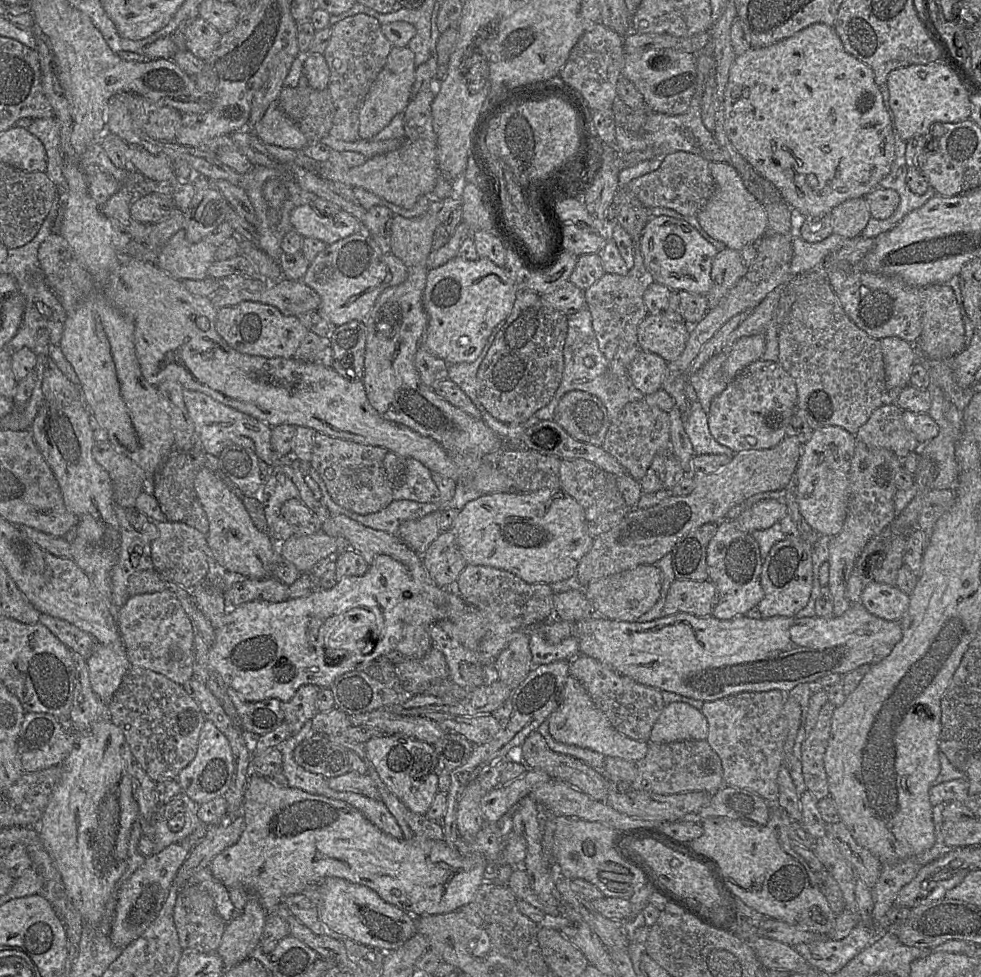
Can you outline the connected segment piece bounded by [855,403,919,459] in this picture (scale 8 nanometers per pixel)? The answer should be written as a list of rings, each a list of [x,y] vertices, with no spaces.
[[[882,404],[855,434],[857,441],[869,447],[885,448],[903,459],[919,442],[903,421],[903,410],[896,404]]]

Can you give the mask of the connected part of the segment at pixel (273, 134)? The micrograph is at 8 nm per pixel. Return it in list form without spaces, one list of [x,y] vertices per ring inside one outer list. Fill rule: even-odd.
[[[278,101],[266,110],[255,134],[265,145],[271,144],[296,151],[307,147],[307,140],[298,125],[279,107]]]

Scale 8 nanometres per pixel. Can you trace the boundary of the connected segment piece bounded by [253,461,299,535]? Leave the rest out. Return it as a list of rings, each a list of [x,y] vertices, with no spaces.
[[[291,462],[272,467],[260,488],[253,495],[264,506],[267,531],[270,535],[272,523],[280,515],[282,504],[299,496],[299,491],[292,480],[293,468]]]

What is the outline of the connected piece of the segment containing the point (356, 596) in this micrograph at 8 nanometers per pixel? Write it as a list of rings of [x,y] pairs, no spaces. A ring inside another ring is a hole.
[[[378,555],[369,564],[362,576],[344,577],[328,590],[319,590],[308,596],[287,599],[280,603],[251,601],[230,608],[215,630],[215,640],[208,653],[209,665],[246,702],[268,699],[289,702],[304,685],[329,688],[340,676],[365,671],[380,658],[389,658],[396,665],[401,660],[420,658],[432,647],[428,630],[432,623],[442,619],[451,621],[460,631],[461,644],[478,652],[476,628],[488,619],[487,628],[493,631],[493,648],[483,648],[484,660],[494,660],[508,645],[517,630],[493,611],[479,611],[467,604],[459,594],[449,596],[446,611],[440,611],[424,597],[417,588],[406,567],[387,555]],[[327,641],[339,641],[341,649],[332,649],[327,656]]]

